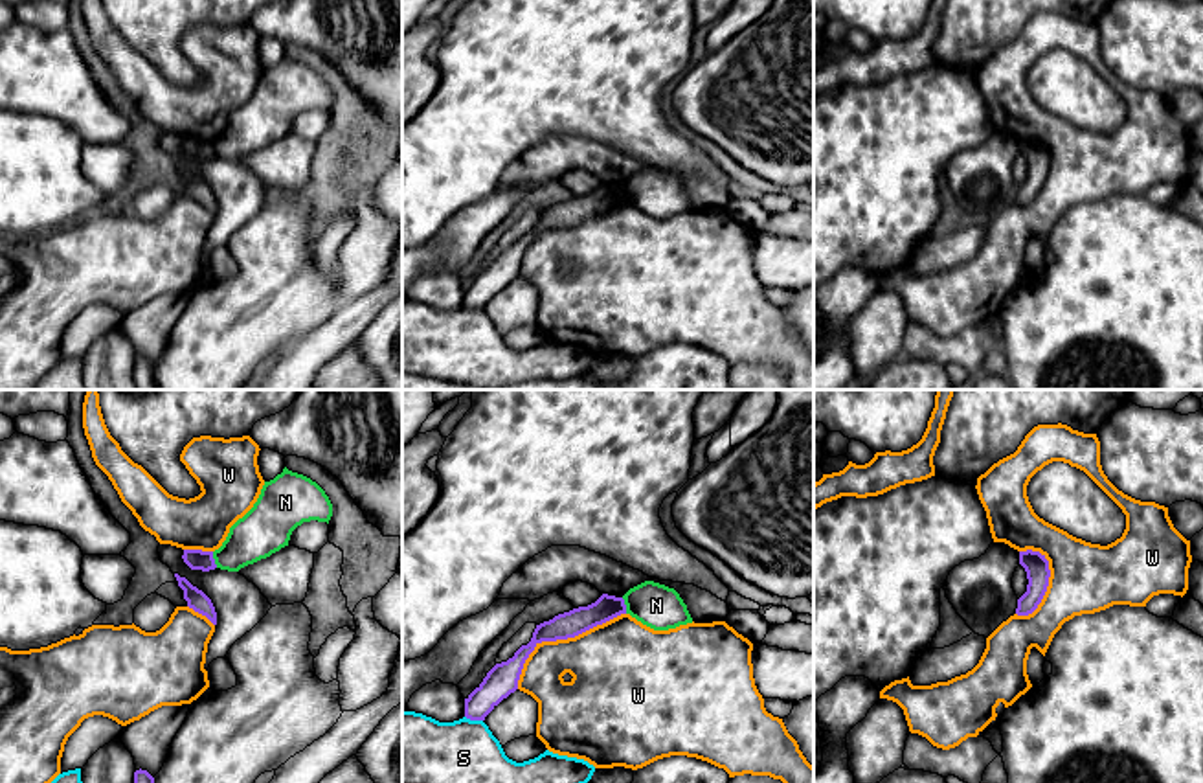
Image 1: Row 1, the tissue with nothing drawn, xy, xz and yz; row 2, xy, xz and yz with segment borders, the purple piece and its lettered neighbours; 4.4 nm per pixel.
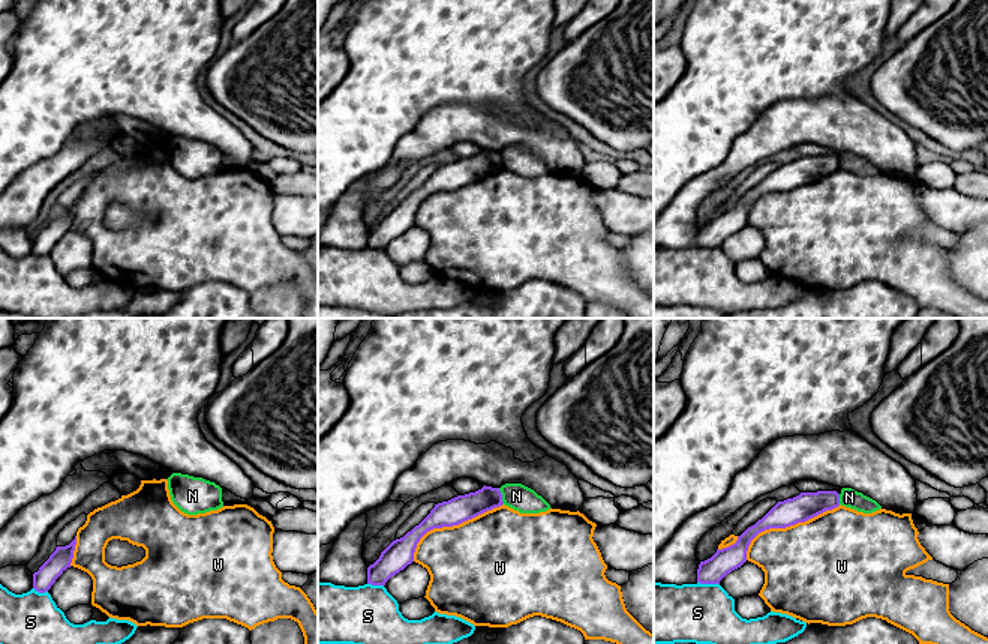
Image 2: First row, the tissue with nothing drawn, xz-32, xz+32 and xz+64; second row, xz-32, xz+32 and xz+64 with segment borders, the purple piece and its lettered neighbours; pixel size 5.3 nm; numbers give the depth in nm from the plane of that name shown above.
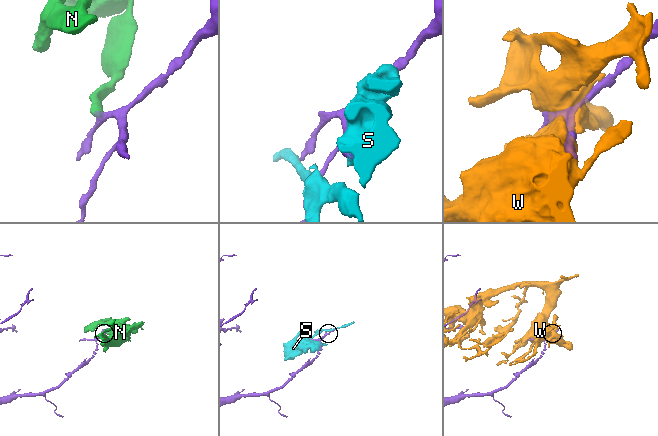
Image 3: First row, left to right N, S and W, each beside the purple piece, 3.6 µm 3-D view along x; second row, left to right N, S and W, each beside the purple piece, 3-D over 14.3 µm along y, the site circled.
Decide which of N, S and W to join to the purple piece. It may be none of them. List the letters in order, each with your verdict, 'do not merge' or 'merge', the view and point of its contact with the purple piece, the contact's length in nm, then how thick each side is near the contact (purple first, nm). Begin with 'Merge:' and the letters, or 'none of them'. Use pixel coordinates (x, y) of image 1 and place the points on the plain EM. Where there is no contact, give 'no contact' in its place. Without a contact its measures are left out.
Merge: none of them
N: do not merge; meets purple in xy at (213, 147); contact 80 nm long; 90 nm thick on the purple side, 220 nm on the other
S: do not merge; meets purple in xz at (474, 307); contact 80 nm long; 140 nm thick on the purple side, 320 nm on the other
W: do not merge; meets purple in xz at (559, 226); contact 600 nm long; 120 nm thick on the purple side, 340 nm on the other

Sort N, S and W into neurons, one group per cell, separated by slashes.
N / S / W

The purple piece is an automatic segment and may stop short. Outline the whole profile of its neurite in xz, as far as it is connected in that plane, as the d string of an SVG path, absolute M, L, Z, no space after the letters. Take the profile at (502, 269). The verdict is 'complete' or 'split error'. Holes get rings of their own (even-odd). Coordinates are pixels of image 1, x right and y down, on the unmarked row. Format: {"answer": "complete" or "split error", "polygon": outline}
{"answer": "complete", "polygon": "M602 182L588 195L573 197L536 213L531 230L522 233L507 250L496 252L483 270L465 287L465 305L470 309L485 309L503 287L514 281L523 252L538 232L575 226L621 202L626 202L624 187Z"}

